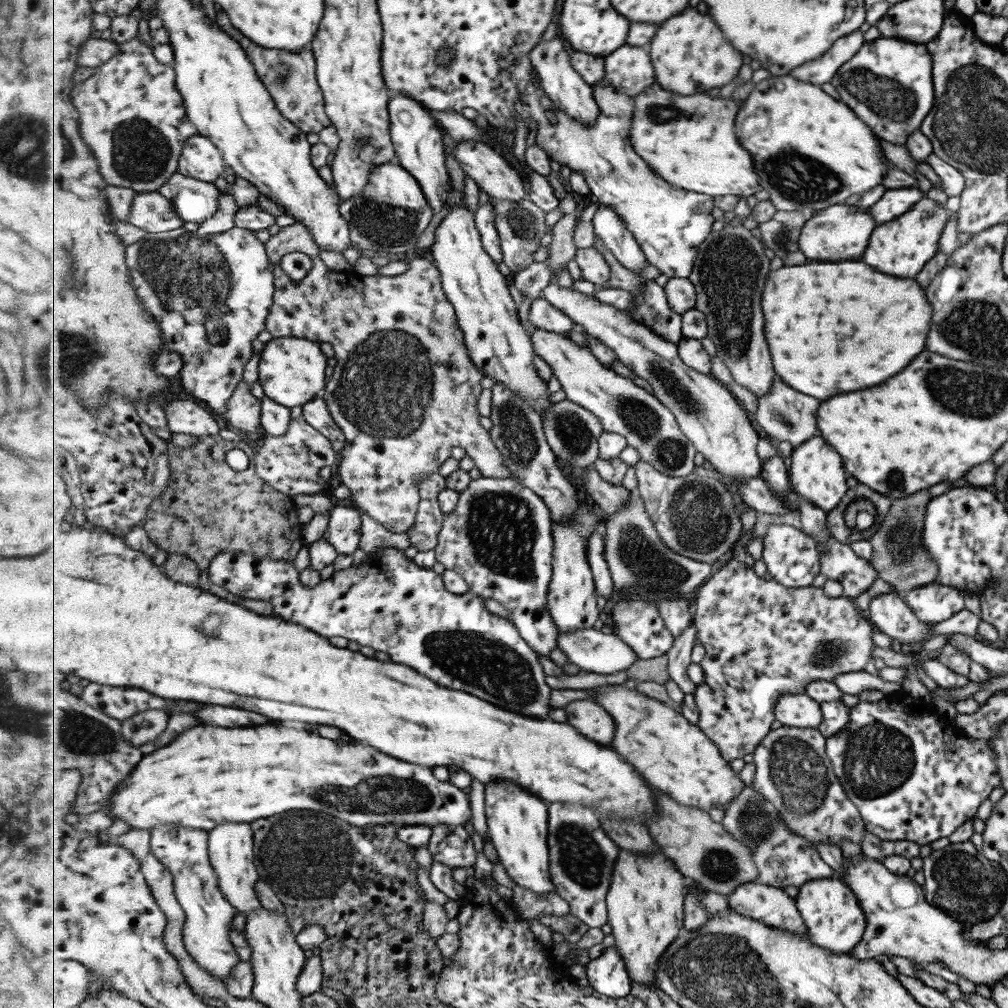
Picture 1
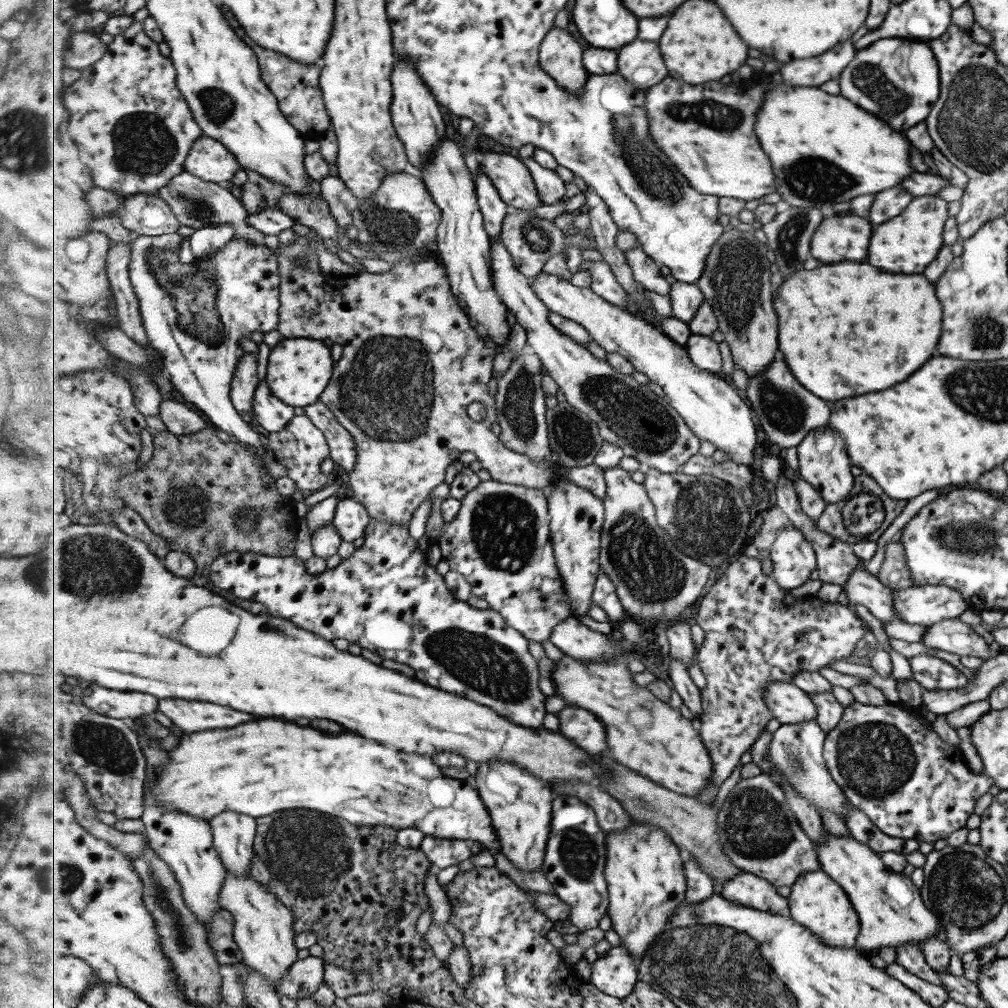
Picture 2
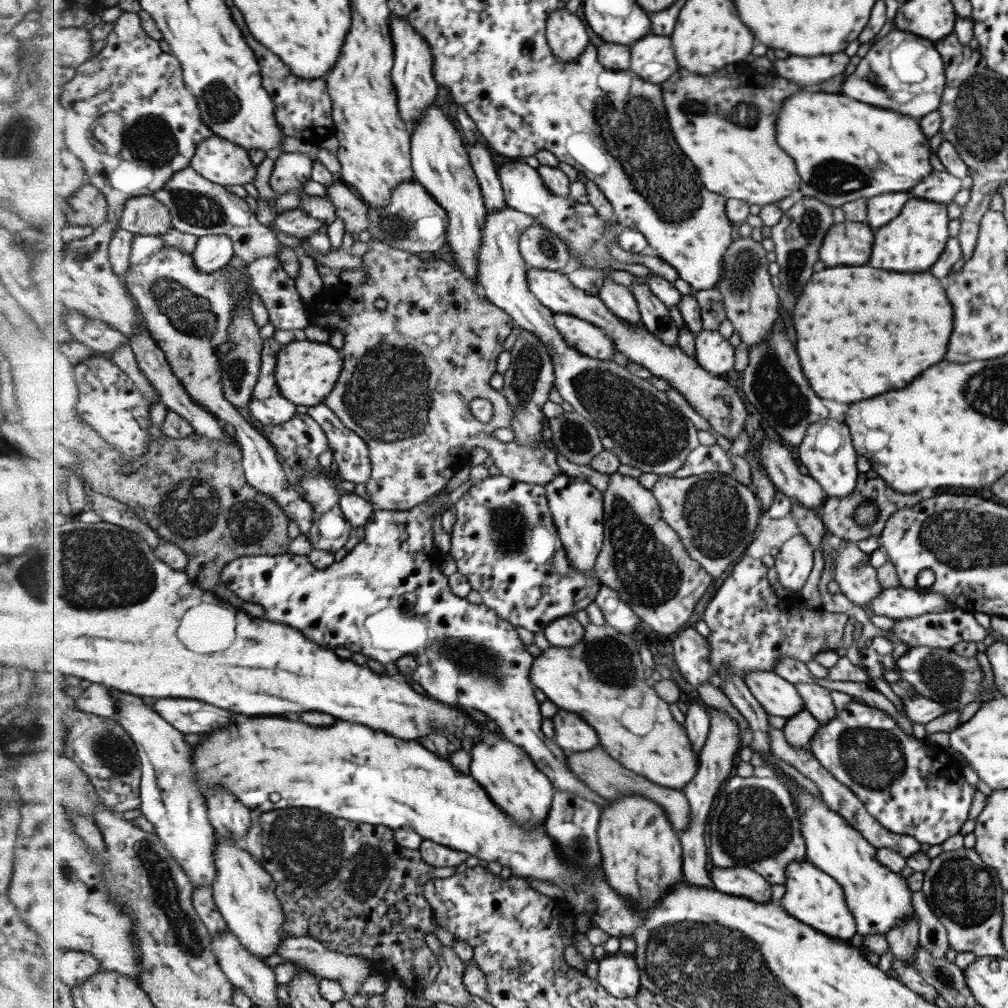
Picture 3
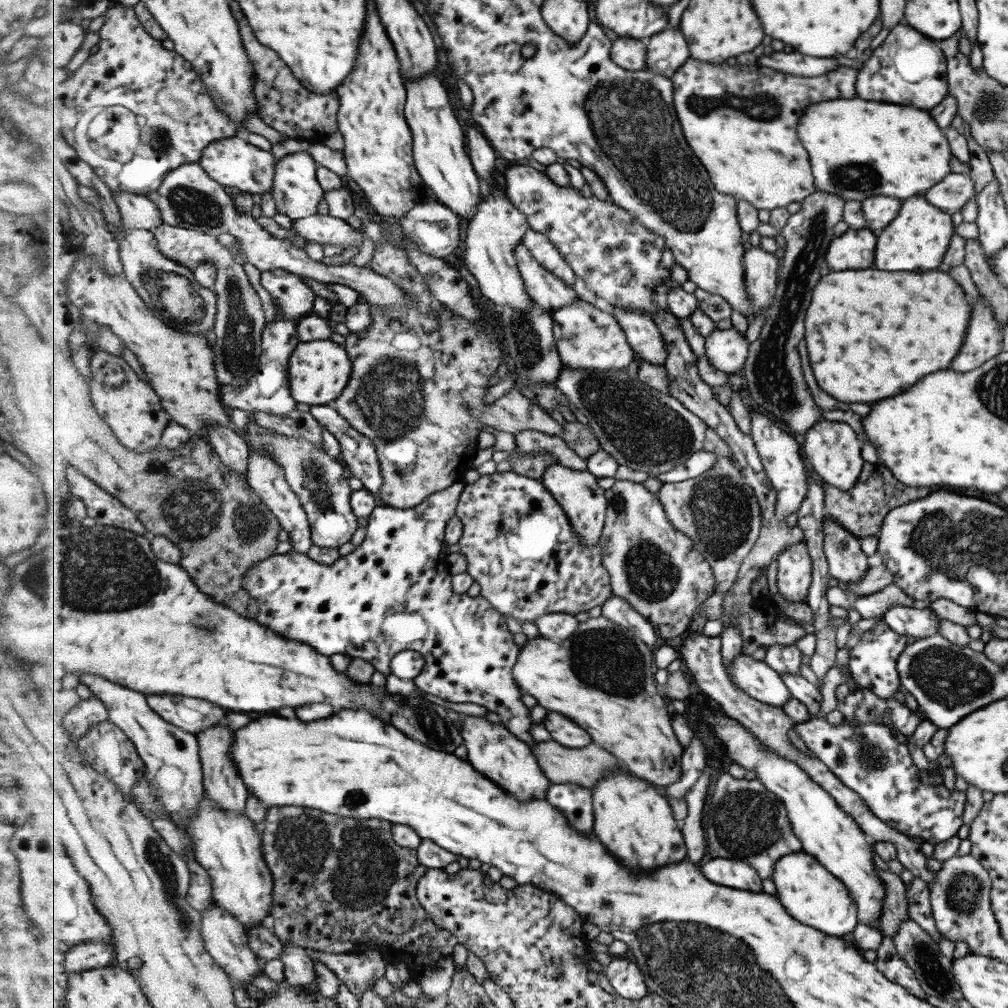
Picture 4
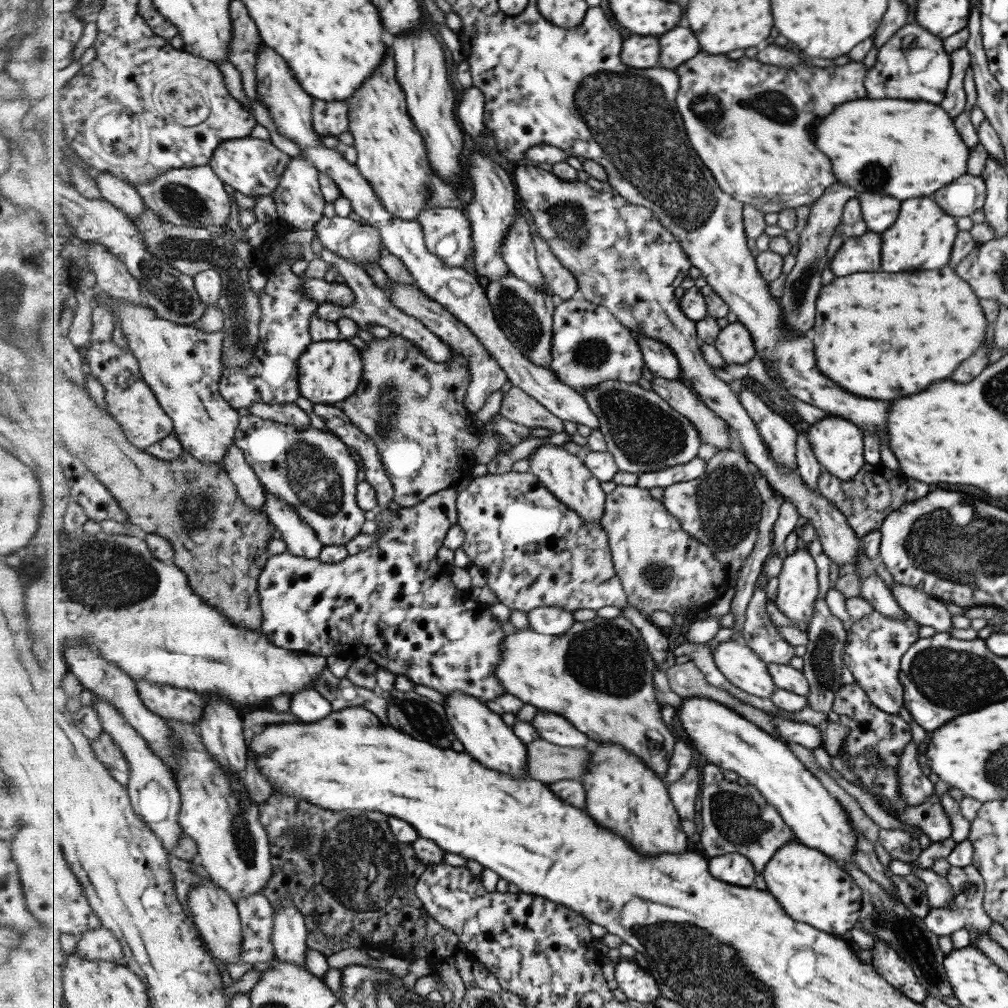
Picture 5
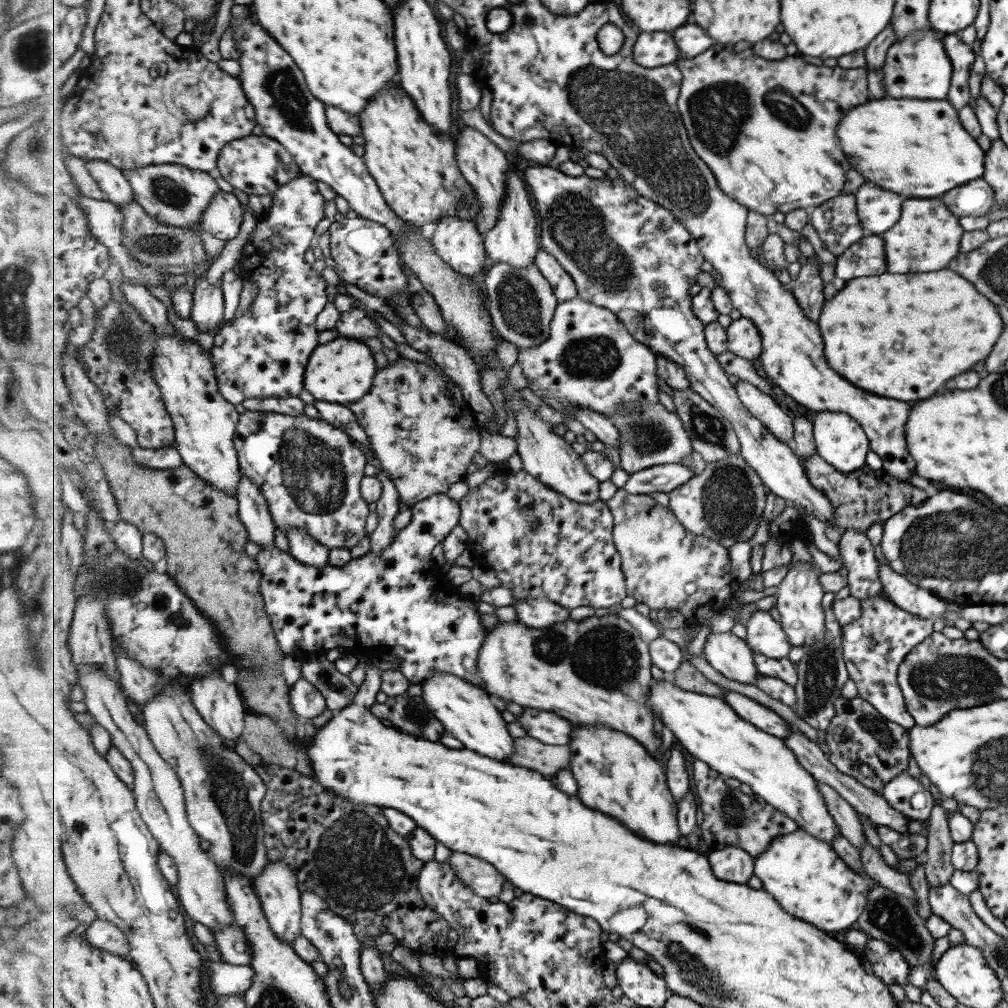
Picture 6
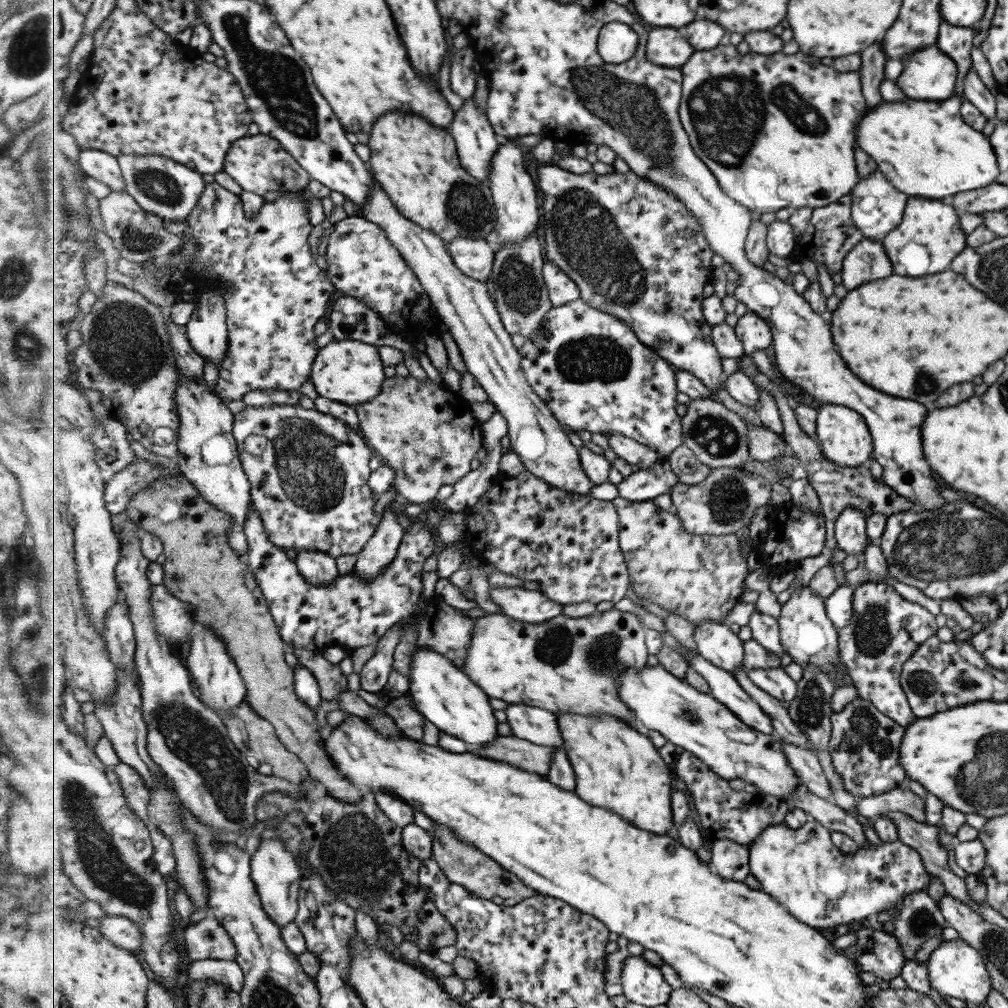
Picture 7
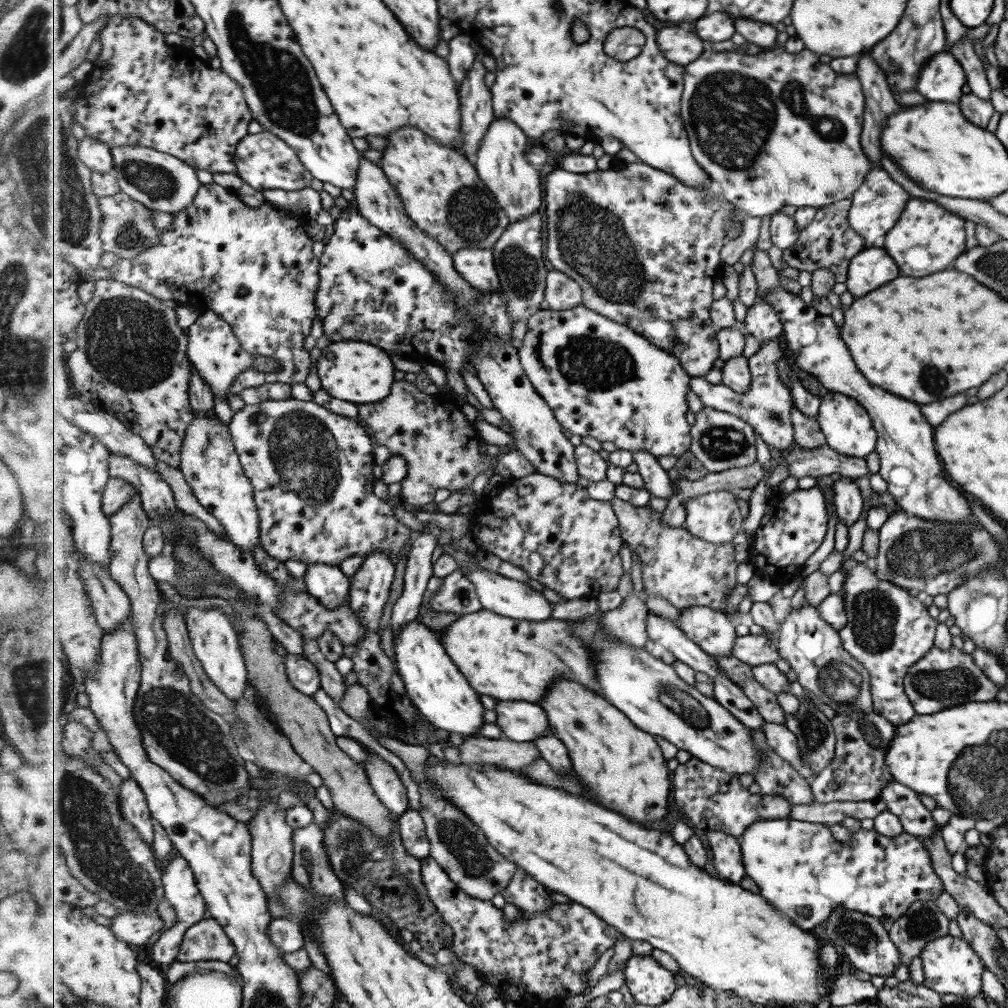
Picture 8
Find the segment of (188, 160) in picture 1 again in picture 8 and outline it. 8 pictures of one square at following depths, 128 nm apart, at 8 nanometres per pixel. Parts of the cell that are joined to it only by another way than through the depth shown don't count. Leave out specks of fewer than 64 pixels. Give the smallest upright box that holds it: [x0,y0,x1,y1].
[235,131,314,190]

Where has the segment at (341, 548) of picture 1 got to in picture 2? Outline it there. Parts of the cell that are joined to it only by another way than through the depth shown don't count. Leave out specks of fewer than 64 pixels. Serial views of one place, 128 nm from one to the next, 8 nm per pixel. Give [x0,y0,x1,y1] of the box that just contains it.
[334,497,372,542]

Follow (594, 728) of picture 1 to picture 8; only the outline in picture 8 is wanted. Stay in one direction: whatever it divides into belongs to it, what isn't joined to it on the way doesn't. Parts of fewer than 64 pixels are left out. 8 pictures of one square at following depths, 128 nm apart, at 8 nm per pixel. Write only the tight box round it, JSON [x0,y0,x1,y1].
[496,702,552,742]

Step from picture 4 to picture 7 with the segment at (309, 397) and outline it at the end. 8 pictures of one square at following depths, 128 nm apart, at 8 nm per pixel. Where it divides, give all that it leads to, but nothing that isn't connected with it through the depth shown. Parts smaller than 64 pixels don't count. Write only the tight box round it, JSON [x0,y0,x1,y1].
[310,340,387,406]

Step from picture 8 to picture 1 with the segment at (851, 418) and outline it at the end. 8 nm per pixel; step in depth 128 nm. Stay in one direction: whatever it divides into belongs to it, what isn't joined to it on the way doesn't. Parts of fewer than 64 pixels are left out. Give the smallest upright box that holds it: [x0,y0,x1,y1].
[788,434,848,512]

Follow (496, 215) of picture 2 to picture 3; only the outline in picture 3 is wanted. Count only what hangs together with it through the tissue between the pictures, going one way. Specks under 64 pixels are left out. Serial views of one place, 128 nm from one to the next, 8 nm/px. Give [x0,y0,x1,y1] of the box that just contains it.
[471,141,508,213]

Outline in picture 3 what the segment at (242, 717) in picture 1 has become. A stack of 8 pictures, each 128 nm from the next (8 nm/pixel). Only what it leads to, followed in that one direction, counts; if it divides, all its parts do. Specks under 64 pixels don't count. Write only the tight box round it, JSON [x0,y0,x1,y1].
[155,698,231,734]

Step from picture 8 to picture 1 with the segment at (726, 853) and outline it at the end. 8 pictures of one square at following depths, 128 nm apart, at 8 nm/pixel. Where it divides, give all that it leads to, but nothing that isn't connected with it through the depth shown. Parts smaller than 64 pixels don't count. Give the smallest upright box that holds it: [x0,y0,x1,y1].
[727,881,809,936]

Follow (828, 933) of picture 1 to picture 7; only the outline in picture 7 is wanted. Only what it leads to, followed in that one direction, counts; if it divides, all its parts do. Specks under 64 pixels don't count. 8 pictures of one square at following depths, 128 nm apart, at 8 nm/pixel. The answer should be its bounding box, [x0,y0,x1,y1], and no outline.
[749,819,931,929]

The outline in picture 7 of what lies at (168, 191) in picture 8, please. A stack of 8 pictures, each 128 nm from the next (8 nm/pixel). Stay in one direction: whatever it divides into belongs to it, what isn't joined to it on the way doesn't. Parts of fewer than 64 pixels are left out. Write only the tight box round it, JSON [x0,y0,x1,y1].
[118,154,208,222]

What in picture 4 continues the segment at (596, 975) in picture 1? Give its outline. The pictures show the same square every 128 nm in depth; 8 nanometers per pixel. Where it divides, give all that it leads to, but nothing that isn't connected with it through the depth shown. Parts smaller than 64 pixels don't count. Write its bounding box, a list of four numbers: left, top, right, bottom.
[605,957,650,999]

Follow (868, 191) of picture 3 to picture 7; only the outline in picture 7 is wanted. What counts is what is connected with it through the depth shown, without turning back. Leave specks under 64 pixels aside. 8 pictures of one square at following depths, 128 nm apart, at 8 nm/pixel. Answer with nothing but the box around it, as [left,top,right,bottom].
[855,94,998,200]

